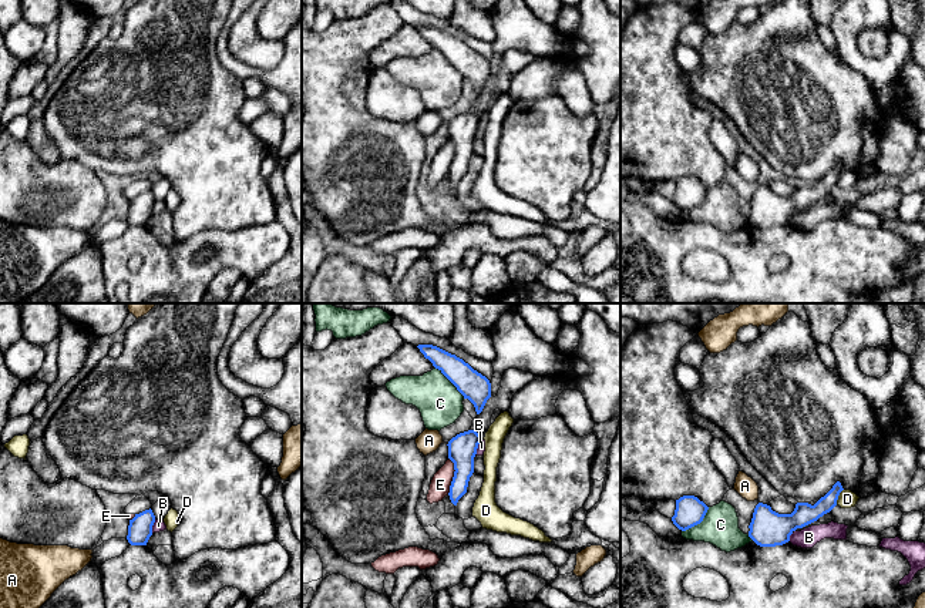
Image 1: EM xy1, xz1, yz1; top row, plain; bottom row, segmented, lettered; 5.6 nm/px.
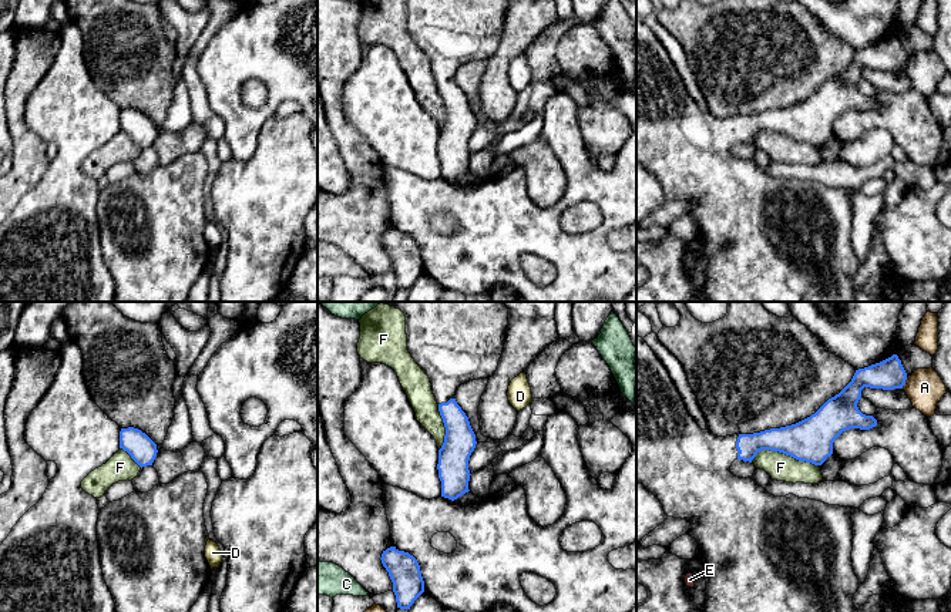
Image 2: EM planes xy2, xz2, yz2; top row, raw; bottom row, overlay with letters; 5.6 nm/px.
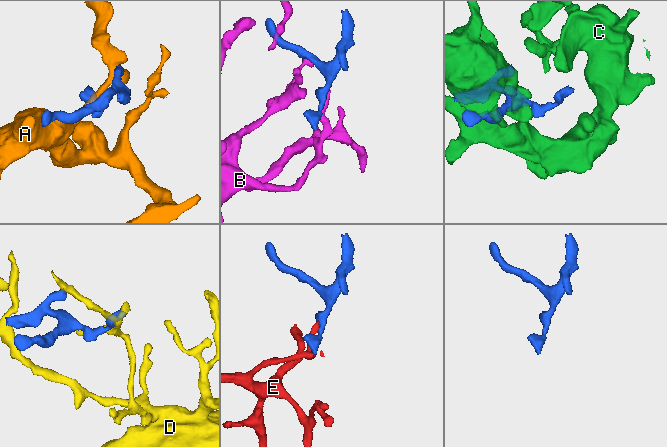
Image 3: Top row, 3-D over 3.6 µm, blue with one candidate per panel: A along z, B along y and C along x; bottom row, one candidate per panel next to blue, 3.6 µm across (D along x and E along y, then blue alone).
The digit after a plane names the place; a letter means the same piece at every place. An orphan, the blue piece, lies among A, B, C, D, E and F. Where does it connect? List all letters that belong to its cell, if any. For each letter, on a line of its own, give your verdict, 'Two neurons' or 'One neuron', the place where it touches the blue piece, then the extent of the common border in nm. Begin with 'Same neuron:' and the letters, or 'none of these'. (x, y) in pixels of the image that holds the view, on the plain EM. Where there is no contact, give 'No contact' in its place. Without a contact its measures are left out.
Same neuron: none of these
A: Two neurons. Touches blue at yz2 (904, 64). Shared border 70 nm
B: Two neurons. Touches blue at xy1 (152, 205). Shared border 90 nm
C: Two neurons. Touches blue at xz1 (450, 61). Shared border 260 nm
D: Two neurons. Touches blue at yz1 (837, 178). Shared border 100 nm
E: Two neurons. Touches blue at xz1 (454, 157). Shared border 220 nm
F: Two neurons. Touches blue at yz2 (785, 134). Shared border 380 nm

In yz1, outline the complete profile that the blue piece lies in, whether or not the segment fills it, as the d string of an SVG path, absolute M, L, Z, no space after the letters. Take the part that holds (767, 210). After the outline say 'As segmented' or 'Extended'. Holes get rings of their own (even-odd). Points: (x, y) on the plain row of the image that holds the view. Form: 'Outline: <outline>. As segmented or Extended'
Outline: M837 162L832 169L814 187L797 184L791 195L778 195L770 187L758 184L749 206L749 218L760 228L776 228L790 222L797 211L817 202L835 187L842 167Z. As segmented

